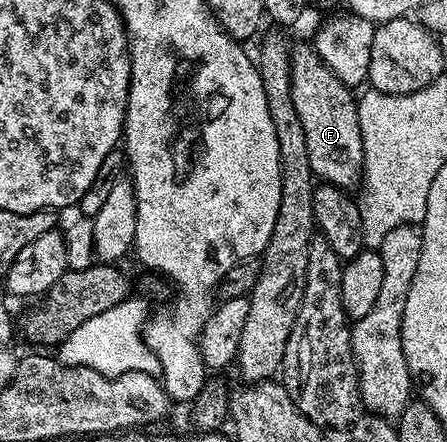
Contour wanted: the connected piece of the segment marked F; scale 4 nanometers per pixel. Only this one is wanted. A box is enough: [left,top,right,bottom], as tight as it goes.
[290,44,364,191]

